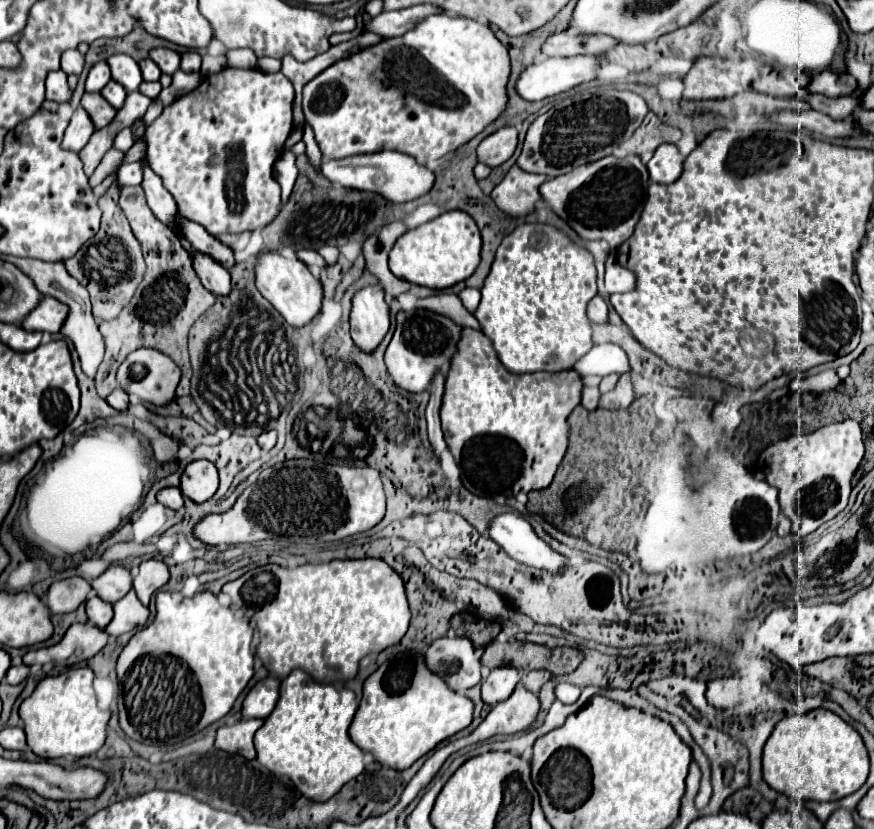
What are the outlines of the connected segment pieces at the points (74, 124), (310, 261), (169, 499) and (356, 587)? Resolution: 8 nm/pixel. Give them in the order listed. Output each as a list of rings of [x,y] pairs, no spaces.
[[[76,108],[68,128],[66,128],[66,134],[64,134],[64,140],[62,140],[62,148],[64,150],[74,150],[74,152],[80,152],[84,148],[84,144],[88,144],[90,136],[94,134],[94,124],[88,116],[88,112],[84,108]]]
[[[298,250],[296,252],[296,256],[306,264],[306,266],[310,266],[310,270],[320,270],[322,266],[324,266],[324,260],[322,260],[322,256],[318,254],[318,252],[314,252],[314,250]]]
[[[164,488],[158,492],[158,502],[162,502],[164,506],[172,508],[172,510],[180,510],[184,506],[184,498],[180,488]]]
[[[332,560],[324,564],[304,564],[298,568],[282,568],[266,564],[248,570],[242,578],[228,582],[222,590],[238,594],[244,604],[264,604],[256,610],[260,644],[256,654],[262,658],[270,674],[286,678],[294,668],[308,672],[316,682],[332,684],[336,680],[352,680],[358,662],[372,652],[382,652],[402,640],[410,624],[410,608],[404,592],[404,580],[384,560]]]

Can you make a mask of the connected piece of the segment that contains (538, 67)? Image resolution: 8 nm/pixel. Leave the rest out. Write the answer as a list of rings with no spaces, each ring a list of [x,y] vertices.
[[[596,56],[546,58],[524,68],[516,82],[516,92],[528,102],[538,102],[592,80],[592,72],[596,68]]]

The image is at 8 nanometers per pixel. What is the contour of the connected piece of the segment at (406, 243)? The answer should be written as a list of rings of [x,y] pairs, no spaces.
[[[452,210],[418,226],[416,230],[402,234],[390,252],[390,268],[402,280],[432,290],[444,290],[476,272],[480,264],[480,250],[482,236],[472,216],[462,210]]]

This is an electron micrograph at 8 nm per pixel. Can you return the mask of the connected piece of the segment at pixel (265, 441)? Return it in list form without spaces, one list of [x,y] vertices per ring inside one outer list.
[[[270,430],[270,432],[260,434],[260,436],[258,436],[258,444],[260,444],[260,448],[262,448],[264,452],[272,450],[272,448],[276,446],[276,430]]]

